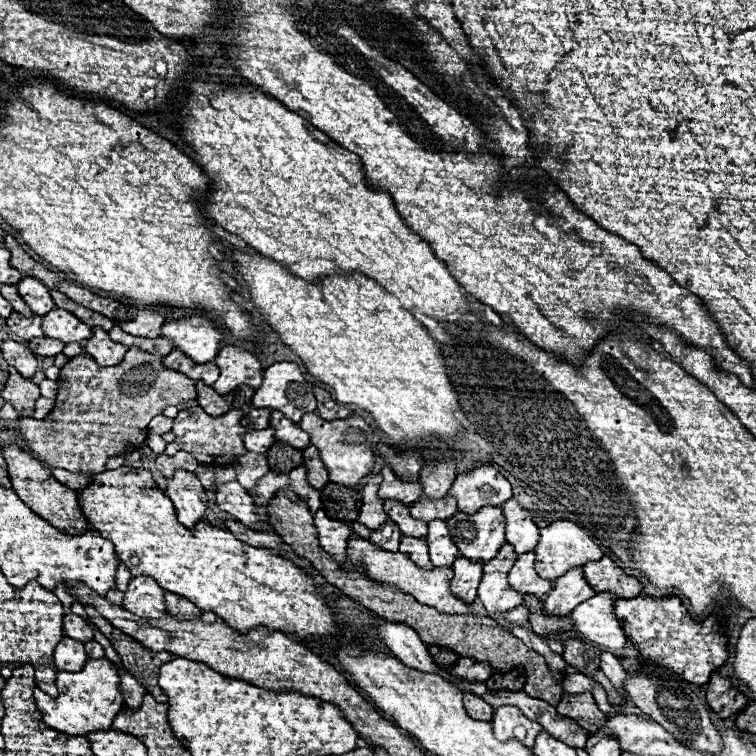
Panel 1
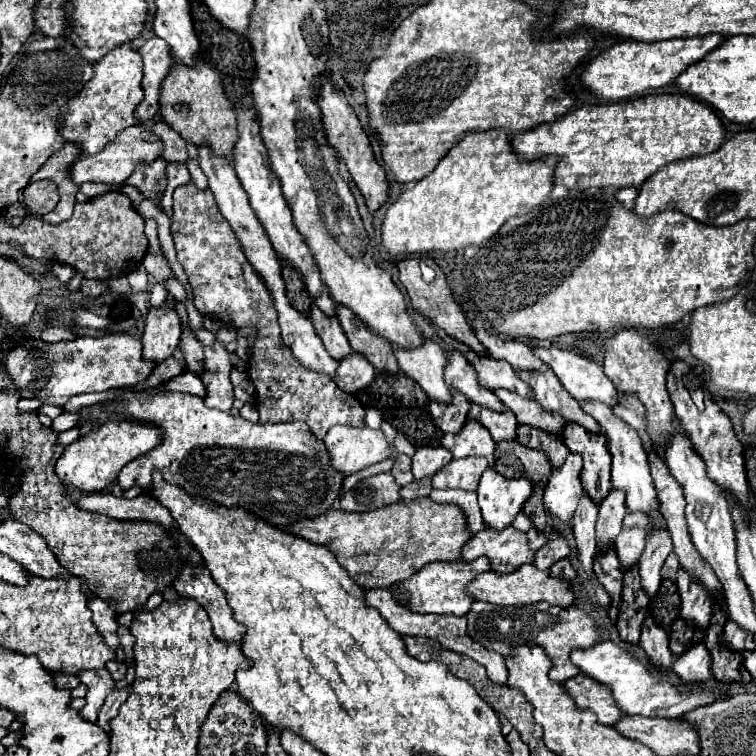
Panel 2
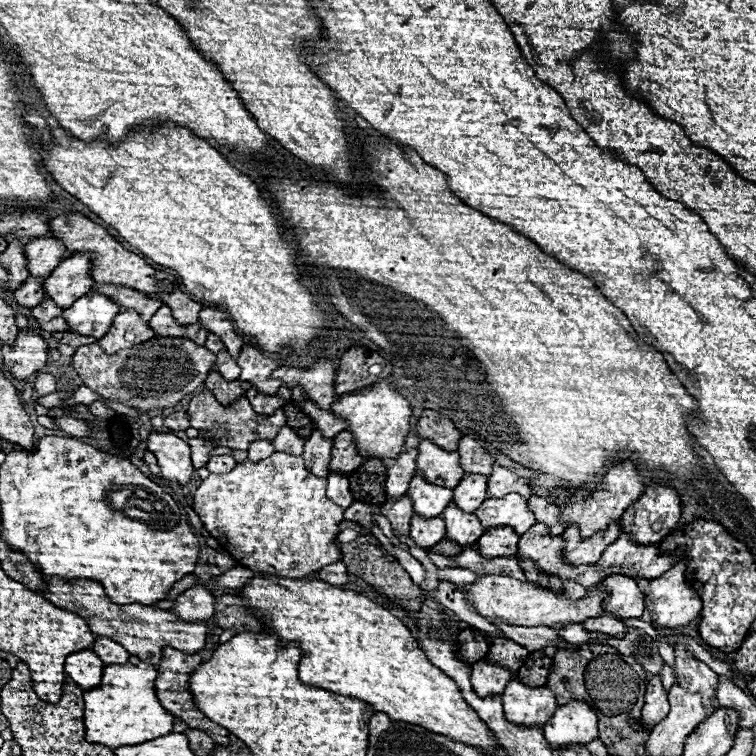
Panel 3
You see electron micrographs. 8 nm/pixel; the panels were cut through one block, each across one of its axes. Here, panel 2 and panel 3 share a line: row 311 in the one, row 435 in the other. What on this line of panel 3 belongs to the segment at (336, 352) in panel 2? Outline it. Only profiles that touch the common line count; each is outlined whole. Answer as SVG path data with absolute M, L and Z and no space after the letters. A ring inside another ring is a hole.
M314 430L304 442L302 458L306 462L306 468L320 478L328 478L328 474L330 474L330 468L328 468L330 450L332 450L332 440L322 438L320 432Z

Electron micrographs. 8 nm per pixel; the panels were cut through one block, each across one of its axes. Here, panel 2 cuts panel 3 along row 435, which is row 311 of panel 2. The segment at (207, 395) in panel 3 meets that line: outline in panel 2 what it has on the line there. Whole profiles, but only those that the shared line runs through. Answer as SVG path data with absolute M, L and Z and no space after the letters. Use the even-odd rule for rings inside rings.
M194 180L174 190L174 216L170 232L174 238L178 262L182 264L192 284L194 304L200 314L216 318L226 328L244 330L254 326L256 330L252 356L246 362L246 374L256 388L256 408L260 412L260 422L302 420L320 440L334 424L364 426L366 408L358 402L358 398L338 390L332 378L312 374L308 368L300 366L292 358L288 346L284 346L272 294L268 292L266 282L248 262L240 240L236 238L234 230L228 228L228 220L220 214L210 190L200 190Z

